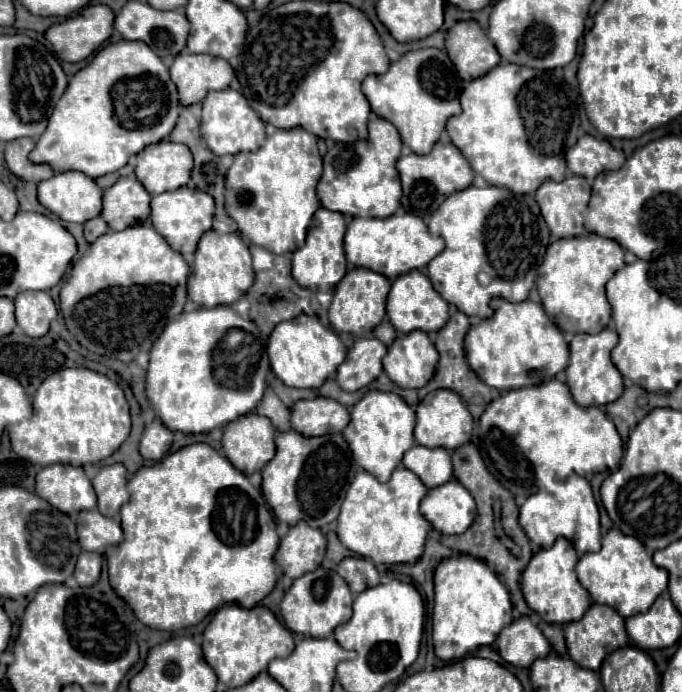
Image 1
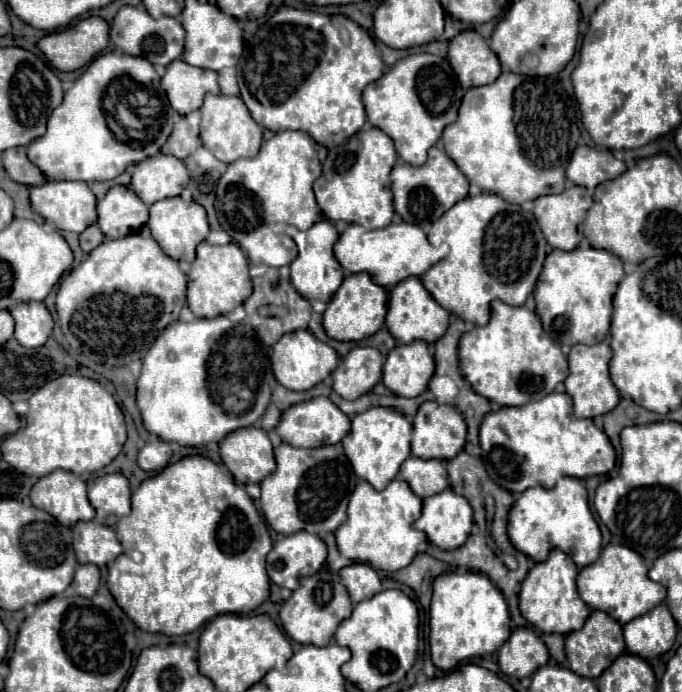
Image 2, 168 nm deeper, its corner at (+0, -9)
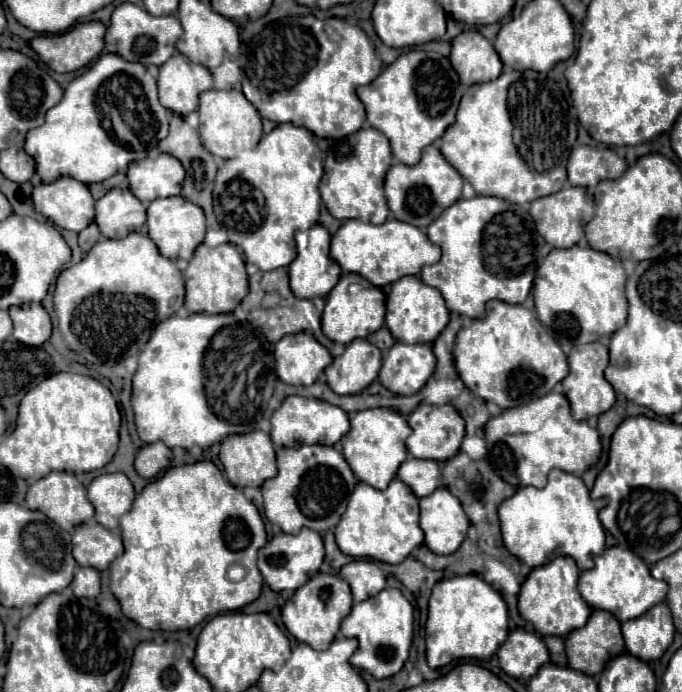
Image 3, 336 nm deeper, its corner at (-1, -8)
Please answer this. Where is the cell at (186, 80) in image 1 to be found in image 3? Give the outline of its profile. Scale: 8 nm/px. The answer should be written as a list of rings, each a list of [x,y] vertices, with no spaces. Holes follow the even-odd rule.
[[[176,52],[166,64],[160,66],[158,94],[162,106],[172,112],[186,116],[198,108],[198,96],[212,88],[212,74],[208,68],[190,62],[186,56]]]

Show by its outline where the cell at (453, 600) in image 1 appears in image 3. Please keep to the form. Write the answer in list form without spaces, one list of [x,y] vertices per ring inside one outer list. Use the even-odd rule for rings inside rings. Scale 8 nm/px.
[[[454,576],[432,588],[426,620],[426,660],[430,668],[442,668],[458,658],[490,658],[508,636],[508,608],[482,576]]]

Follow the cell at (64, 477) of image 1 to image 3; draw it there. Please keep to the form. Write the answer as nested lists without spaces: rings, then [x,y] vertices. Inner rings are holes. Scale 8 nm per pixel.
[[[50,472],[48,476],[36,480],[28,488],[26,504],[28,508],[40,510],[50,516],[50,520],[54,520],[54,524],[58,524],[60,528],[66,528],[66,532],[72,532],[78,524],[94,518],[94,506],[86,498],[86,488],[76,480],[74,474],[68,472]]]

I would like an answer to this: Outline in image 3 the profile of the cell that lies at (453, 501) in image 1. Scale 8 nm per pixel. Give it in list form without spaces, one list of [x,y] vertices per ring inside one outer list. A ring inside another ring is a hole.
[[[438,488],[434,494],[420,498],[420,528],[424,530],[424,544],[430,548],[434,554],[452,554],[458,550],[462,540],[466,538],[470,520],[464,514],[464,508],[460,500],[448,490],[448,488]]]

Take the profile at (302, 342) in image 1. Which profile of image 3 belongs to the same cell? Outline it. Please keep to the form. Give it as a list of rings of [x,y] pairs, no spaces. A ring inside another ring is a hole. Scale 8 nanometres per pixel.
[[[308,332],[284,336],[274,346],[276,374],[282,382],[310,386],[332,364],[330,352]]]

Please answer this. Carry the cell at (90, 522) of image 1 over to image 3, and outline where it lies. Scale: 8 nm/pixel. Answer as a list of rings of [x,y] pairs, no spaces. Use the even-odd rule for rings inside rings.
[[[98,522],[80,524],[72,536],[72,556],[80,566],[106,570],[122,552],[122,538]]]

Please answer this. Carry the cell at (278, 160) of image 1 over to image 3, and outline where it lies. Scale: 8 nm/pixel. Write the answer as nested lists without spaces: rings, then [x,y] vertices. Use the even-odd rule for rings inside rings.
[[[278,124],[270,134],[262,136],[254,150],[226,160],[218,170],[214,180],[214,214],[226,228],[228,240],[244,252],[248,262],[256,264],[260,270],[288,266],[296,256],[294,232],[308,230],[318,222],[322,202],[318,182],[323,174],[322,157],[314,134],[302,126]]]

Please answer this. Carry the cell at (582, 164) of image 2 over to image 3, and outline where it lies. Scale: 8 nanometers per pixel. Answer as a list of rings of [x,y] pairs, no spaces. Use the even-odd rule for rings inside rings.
[[[574,146],[566,170],[572,186],[596,186],[600,180],[622,176],[626,170],[626,160],[612,148]]]

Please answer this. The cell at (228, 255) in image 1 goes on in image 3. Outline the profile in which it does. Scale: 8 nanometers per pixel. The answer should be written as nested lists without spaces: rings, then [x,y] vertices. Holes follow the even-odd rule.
[[[200,244],[184,272],[184,278],[186,278],[184,306],[190,312],[204,312],[204,314],[232,312],[248,294],[248,276],[244,270],[244,258],[234,244],[222,244],[216,248]]]

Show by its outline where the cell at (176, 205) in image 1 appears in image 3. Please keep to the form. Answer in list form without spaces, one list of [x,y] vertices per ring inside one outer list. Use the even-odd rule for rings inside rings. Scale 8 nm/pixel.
[[[170,196],[170,198],[158,198],[154,202],[150,202],[148,206],[148,236],[154,240],[158,252],[162,252],[162,256],[176,260],[176,258],[184,258],[190,260],[196,246],[204,240],[206,234],[206,218],[202,208],[198,208],[196,204],[184,200],[182,196]]]

